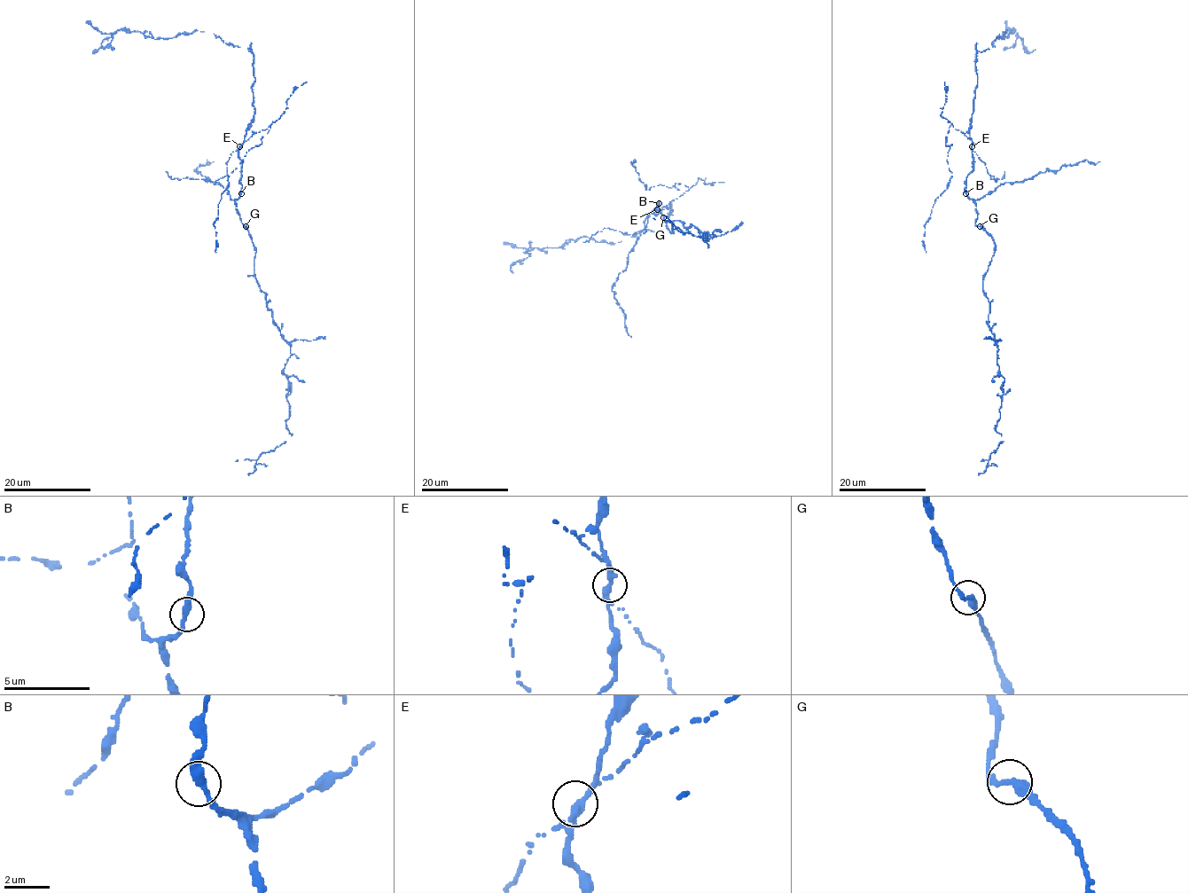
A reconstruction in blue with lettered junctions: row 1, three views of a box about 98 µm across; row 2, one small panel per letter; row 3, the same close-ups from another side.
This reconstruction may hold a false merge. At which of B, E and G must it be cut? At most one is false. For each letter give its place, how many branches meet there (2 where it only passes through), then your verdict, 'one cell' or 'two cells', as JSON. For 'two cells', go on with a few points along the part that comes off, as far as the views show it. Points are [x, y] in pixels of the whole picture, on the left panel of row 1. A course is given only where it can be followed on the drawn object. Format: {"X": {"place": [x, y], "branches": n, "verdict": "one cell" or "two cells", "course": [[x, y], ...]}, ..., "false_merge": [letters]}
{"B": {"place": [241, 193], "branches": 2, "verdict": "one cell"}, "E": {"place": [239, 146], "branches": 2, "verdict": "two cells", "course": [[240, 146], [271, 124], [261, 144], [246, 152], [229, 176], [214, 225], [215, 252]]}, "G": {"place": [246, 226], "branches": 2, "verdict": "one cell"}, "false_merge": ["E"]}

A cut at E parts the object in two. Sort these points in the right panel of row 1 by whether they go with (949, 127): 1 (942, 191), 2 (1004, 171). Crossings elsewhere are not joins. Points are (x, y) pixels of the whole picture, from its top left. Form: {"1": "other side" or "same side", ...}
{"1": "same side", "2": "same side"}

